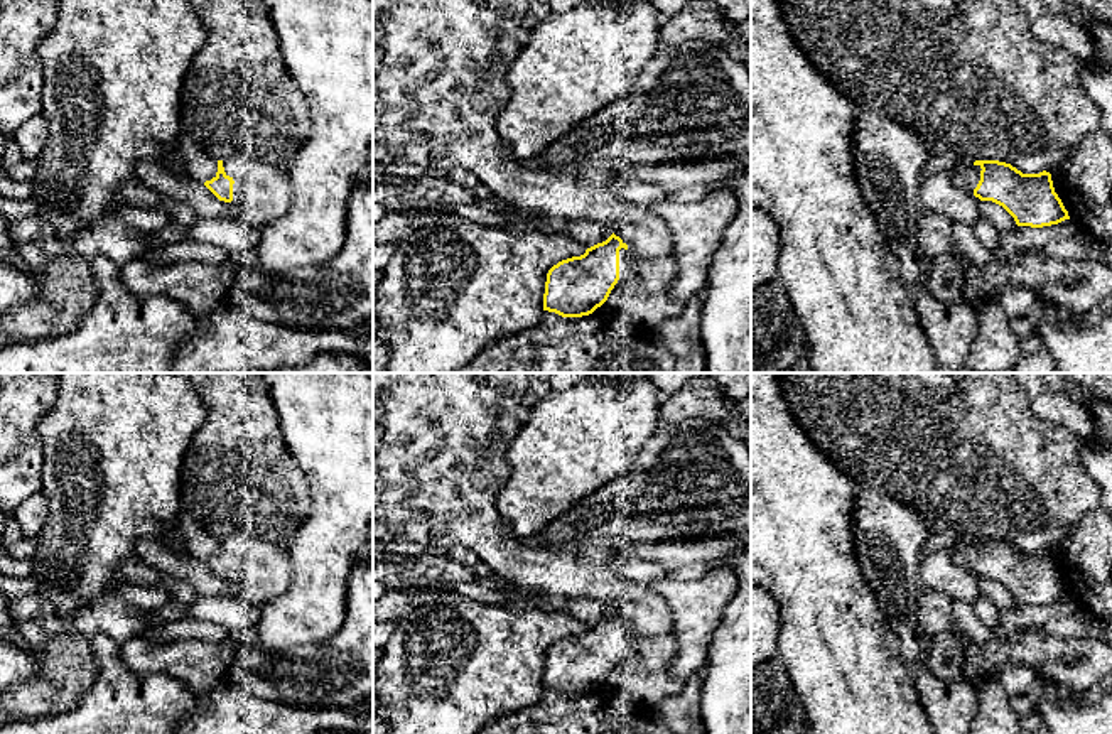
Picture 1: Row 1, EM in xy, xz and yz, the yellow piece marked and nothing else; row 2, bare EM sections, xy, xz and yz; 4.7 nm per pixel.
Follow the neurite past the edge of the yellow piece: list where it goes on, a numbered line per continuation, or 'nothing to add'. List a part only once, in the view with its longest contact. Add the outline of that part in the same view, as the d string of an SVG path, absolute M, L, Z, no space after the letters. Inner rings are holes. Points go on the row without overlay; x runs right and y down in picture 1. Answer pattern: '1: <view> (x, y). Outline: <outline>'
1: xy (194, 539). Outline: M181 511L174 523L174 533L181 540L184 550L196 559L211 559L213 552L218 550L218 538L209 535L184 511Z

